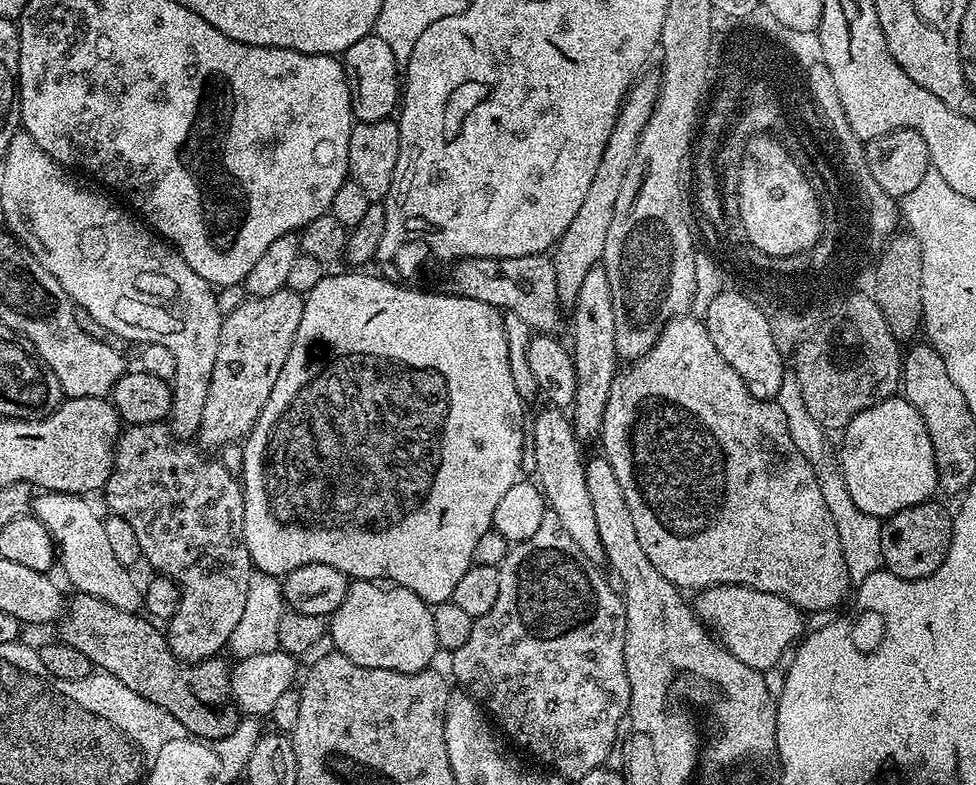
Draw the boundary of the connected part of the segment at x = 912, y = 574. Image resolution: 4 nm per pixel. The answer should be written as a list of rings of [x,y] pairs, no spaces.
[[[935,499],[924,504],[915,504],[906,510],[898,510],[898,514],[887,517],[881,523],[883,567],[903,580],[926,578],[942,566],[946,558],[946,550],[950,550],[952,537],[951,511],[947,512]]]

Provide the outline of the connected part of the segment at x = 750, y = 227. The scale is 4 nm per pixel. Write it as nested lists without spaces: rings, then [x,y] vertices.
[[[756,140],[756,144],[752,144],[739,190],[740,196],[744,196],[744,225],[747,232],[752,232],[754,246],[768,248],[770,254],[782,254],[796,252],[796,248],[808,248],[808,244],[816,240],[816,203],[812,200],[812,192],[808,192],[808,184],[800,180],[799,170],[792,168],[792,160],[788,160],[776,144],[768,144],[768,140]]]

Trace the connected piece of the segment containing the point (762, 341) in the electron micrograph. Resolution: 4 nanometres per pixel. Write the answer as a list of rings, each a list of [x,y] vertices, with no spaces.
[[[724,295],[720,296],[720,300],[716,300],[716,304],[712,304],[712,311],[702,314],[702,319],[710,334],[710,342],[714,342],[718,354],[722,354],[722,358],[726,358],[730,366],[734,366],[738,378],[746,382],[750,394],[759,400],[775,401],[778,386],[781,385],[781,379],[786,371],[786,364],[781,359],[776,359],[772,336],[768,336],[768,323],[764,321],[764,316],[760,316],[760,312],[756,312],[756,308],[752,308],[752,304],[748,304],[748,300],[743,300],[741,296]]]

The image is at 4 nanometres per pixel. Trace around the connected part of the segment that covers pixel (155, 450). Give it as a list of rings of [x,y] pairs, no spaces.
[[[167,423],[125,427],[116,442],[112,473],[102,489],[108,503],[107,511],[113,516],[121,516],[134,530],[143,563],[148,563],[153,573],[169,576],[179,587],[180,601],[176,603],[172,619],[167,621],[166,635],[170,650],[185,664],[219,657],[229,647],[234,630],[245,613],[250,576],[254,569],[244,537],[244,490],[241,481],[231,476],[219,459],[204,460],[203,454],[195,443],[177,442]]]

